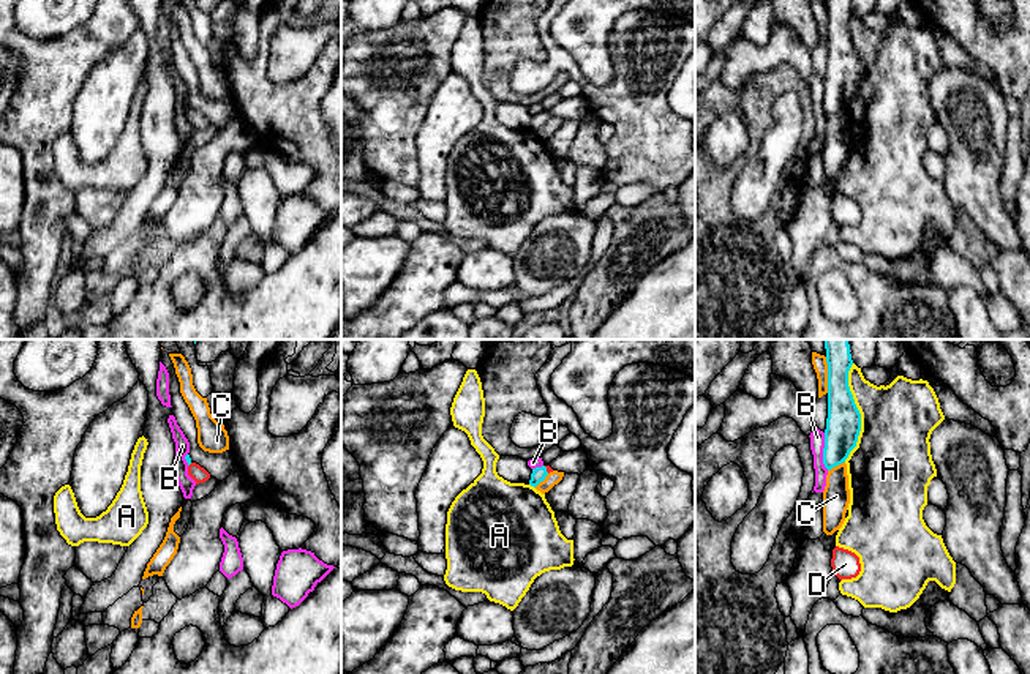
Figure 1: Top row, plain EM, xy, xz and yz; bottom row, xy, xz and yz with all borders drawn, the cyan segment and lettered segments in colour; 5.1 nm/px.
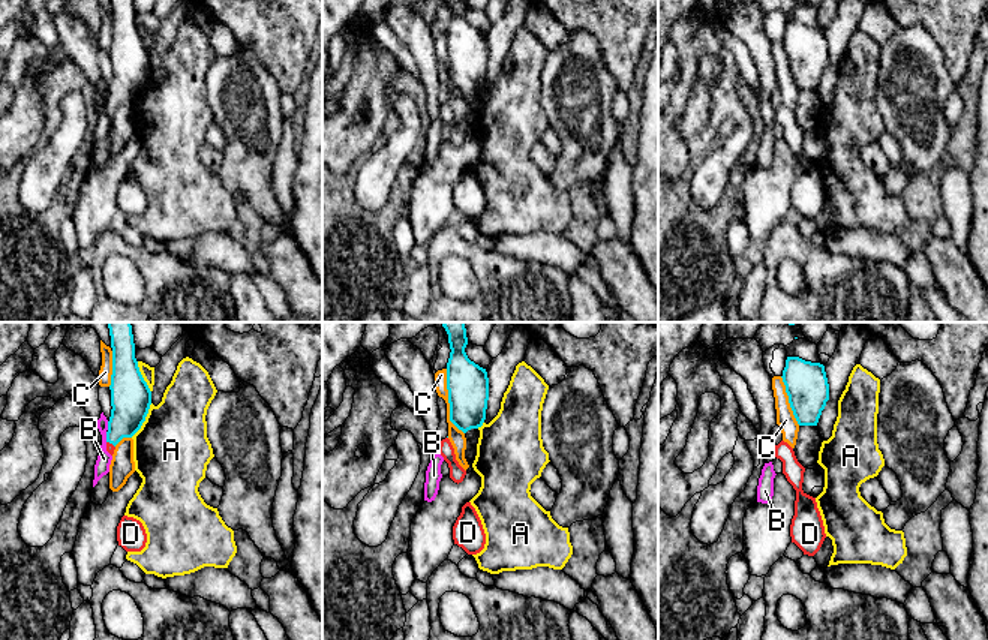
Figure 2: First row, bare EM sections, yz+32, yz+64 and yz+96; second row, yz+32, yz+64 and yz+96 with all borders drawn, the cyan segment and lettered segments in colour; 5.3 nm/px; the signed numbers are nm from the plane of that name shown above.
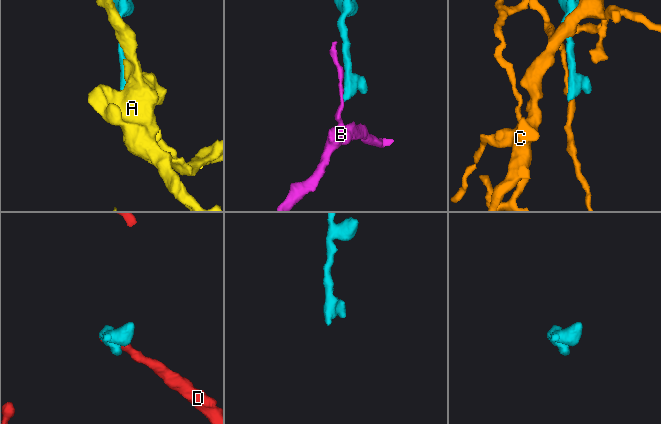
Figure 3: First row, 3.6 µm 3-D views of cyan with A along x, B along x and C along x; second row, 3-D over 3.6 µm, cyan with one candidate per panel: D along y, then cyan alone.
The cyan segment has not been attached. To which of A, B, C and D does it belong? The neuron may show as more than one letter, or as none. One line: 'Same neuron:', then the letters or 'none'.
Same neuron: D

